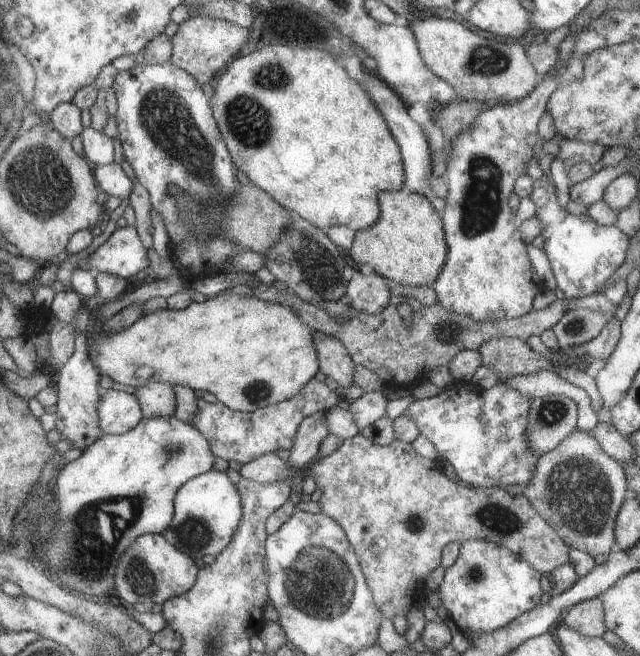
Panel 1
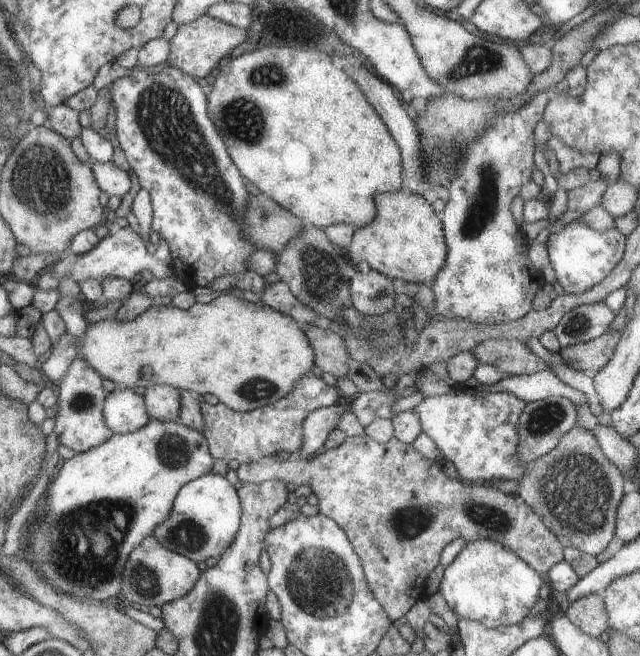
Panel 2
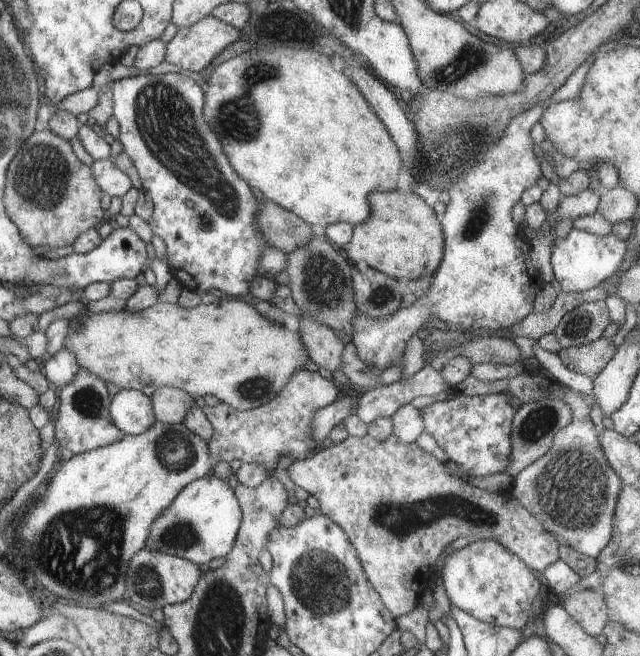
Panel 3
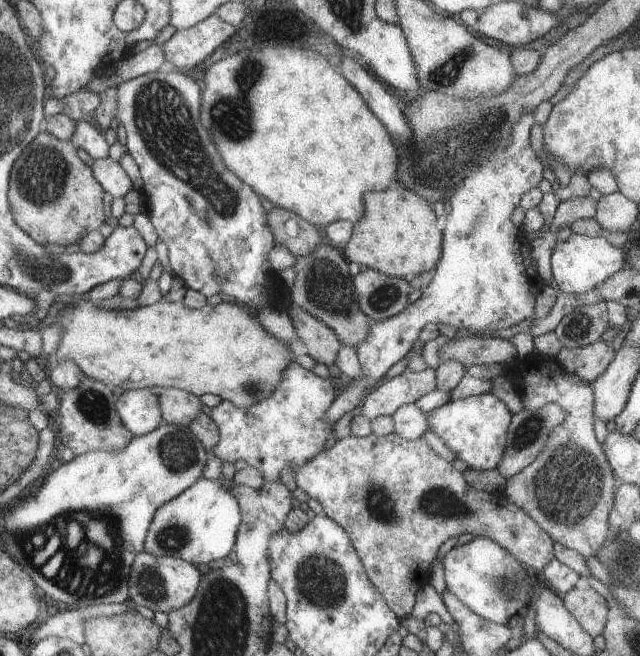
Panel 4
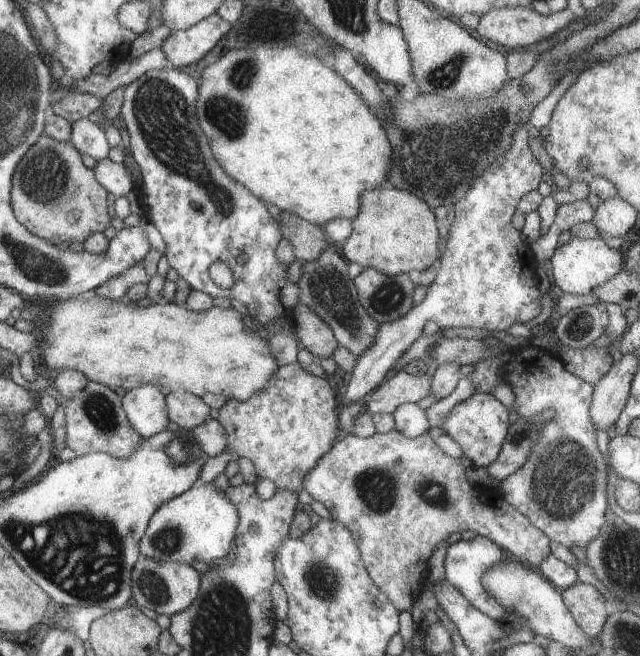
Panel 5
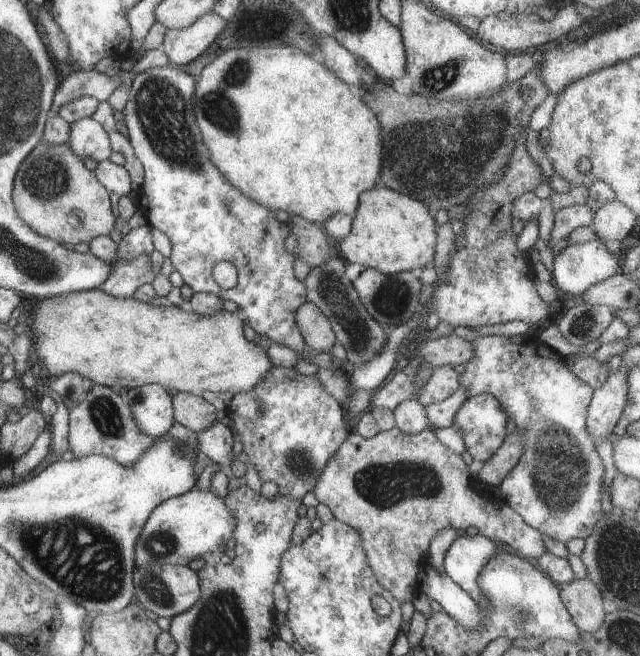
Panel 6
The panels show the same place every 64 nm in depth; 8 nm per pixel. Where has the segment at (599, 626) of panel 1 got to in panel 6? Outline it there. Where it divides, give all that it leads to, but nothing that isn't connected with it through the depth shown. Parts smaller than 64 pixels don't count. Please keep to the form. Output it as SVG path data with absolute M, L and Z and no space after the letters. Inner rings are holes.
M587 578L561 584L559 598L579 632L595 634L607 616L603 610L601 592Z

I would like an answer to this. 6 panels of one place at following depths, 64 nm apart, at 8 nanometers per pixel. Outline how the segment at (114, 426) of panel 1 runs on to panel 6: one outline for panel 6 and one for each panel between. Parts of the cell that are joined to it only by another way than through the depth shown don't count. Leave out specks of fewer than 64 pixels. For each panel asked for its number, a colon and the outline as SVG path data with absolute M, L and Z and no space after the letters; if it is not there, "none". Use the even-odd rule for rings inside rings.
2: M113 390L103 404L103 416L107 426L115 434L135 434L151 420L147 402L131 390Z
3: M119 390L111 398L111 422L121 432L125 432L125 436L141 436L145 430L149 430L157 422L151 396L145 396L141 390Z
4: M149 388L123 392L117 398L115 408L119 410L125 430L129 430L135 438L147 436L163 424L159 396L155 396Z
5: M139 386L125 392L121 400L127 420L131 422L133 432L137 432L139 436L151 438L171 426L167 414L167 398L165 394L161 394L159 386Z
6: M157 384L139 386L127 392L127 406L131 408L131 416L141 434L151 438L161 438L175 426L175 408L171 392Z

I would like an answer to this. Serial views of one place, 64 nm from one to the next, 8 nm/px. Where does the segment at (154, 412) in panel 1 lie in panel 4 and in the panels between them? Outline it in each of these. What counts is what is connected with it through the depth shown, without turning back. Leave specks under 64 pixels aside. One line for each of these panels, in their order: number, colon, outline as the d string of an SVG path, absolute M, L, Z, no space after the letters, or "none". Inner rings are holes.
2: M149 386L143 392L143 398L147 402L147 412L151 420L161 422L177 422L179 410L183 406L183 394L179 388L173 386Z
3: M157 388L151 394L157 422L179 426L185 422L189 410L195 406L195 398L179 388Z
4: M159 388L159 406L163 414L165 424L189 428L187 424L193 422L193 418L199 418L203 402L195 394L187 394L185 390L175 388Z

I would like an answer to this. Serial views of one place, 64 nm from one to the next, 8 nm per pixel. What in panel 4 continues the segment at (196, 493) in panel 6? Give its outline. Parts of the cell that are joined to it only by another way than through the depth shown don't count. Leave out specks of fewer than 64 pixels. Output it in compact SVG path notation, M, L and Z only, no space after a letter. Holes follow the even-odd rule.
M199 478L177 498L161 506L149 526L143 552L155 558L177 558L193 566L211 560L227 558L235 548L235 538L241 526L241 508L235 496L219 484L219 480Z

